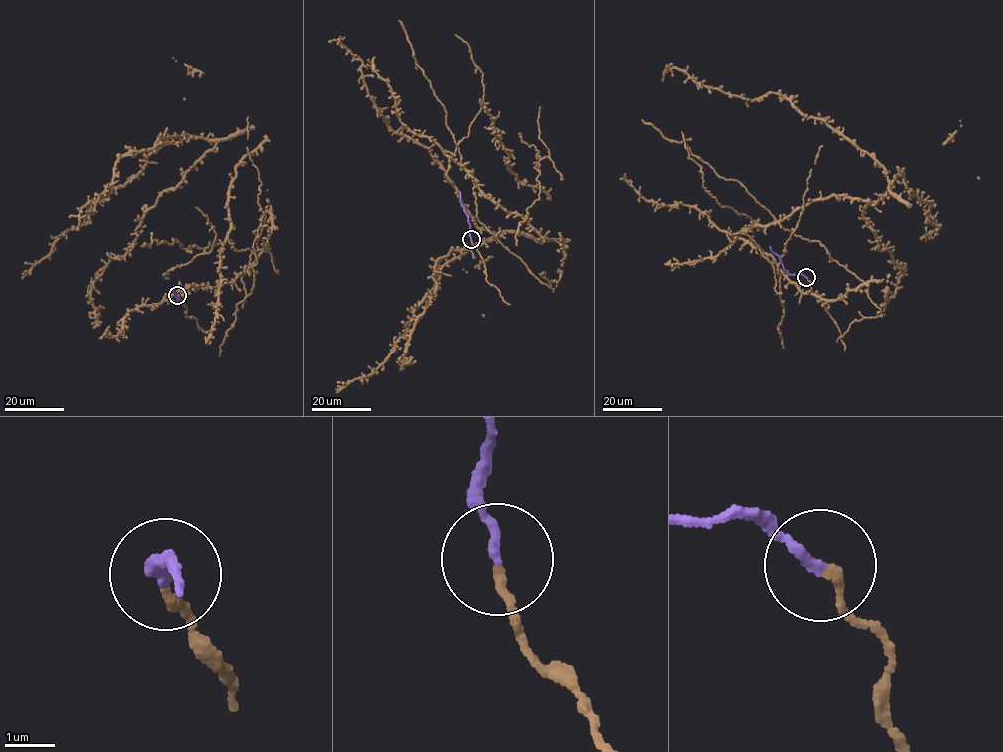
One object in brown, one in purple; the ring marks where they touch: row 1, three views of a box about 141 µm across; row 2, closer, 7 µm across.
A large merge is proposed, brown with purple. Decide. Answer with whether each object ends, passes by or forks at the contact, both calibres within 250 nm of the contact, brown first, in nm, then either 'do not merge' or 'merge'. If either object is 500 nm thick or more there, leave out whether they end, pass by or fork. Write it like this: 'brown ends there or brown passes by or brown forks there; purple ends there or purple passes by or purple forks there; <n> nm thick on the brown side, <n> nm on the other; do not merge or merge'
brown ends there; purple ends there; 170 nm thick on the brown side, 190 nm on the other; merge

